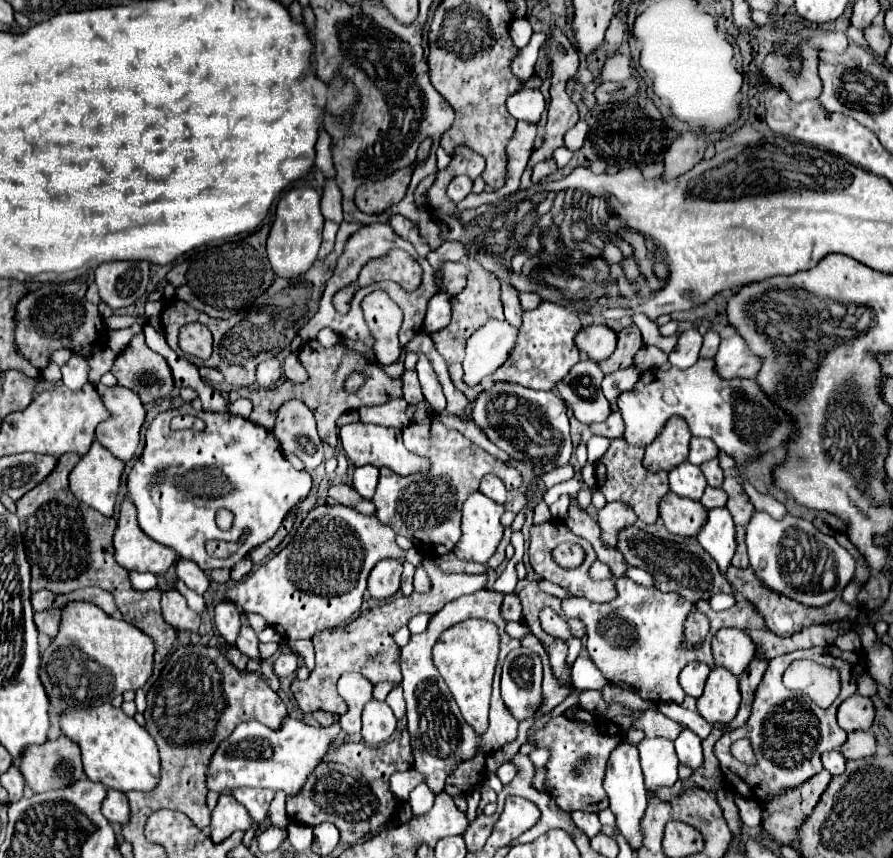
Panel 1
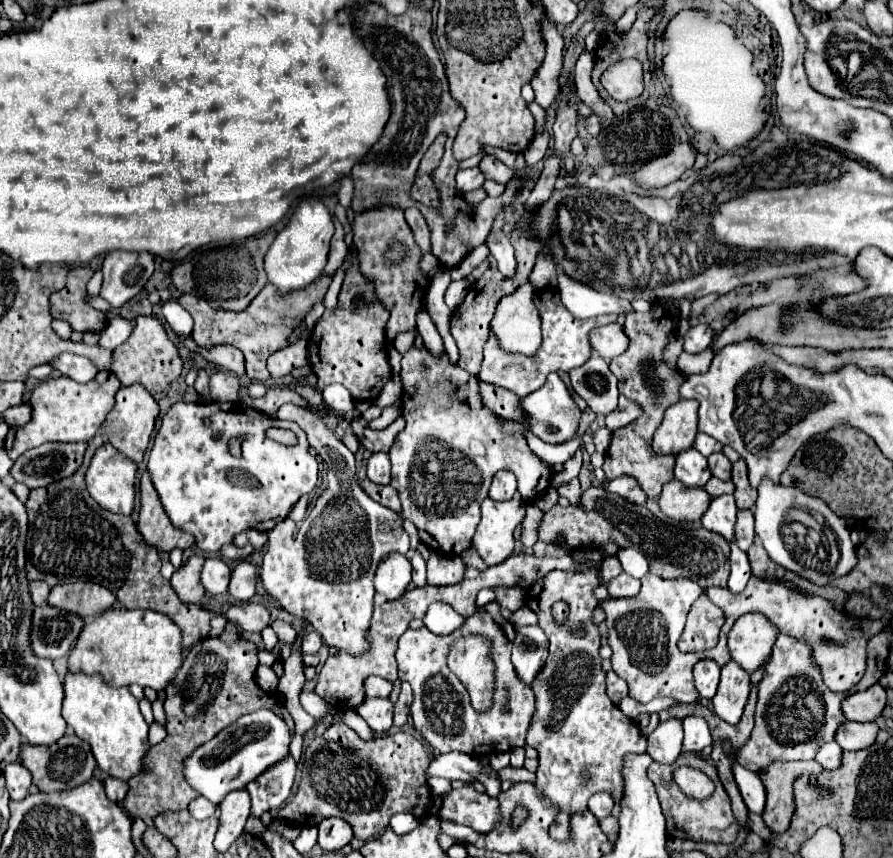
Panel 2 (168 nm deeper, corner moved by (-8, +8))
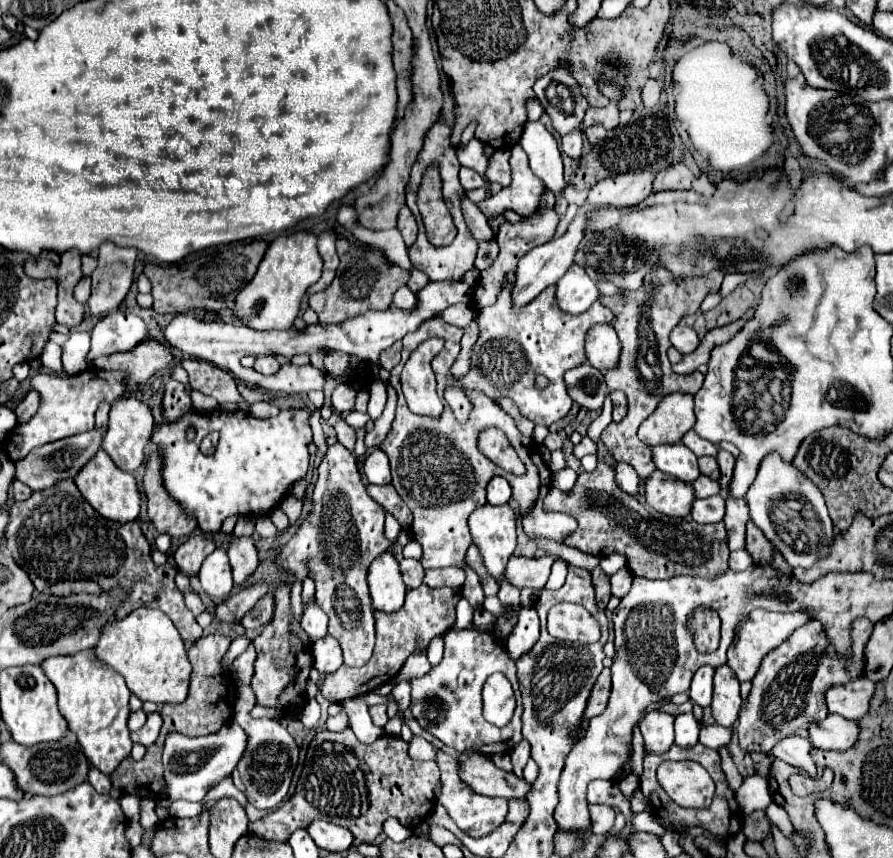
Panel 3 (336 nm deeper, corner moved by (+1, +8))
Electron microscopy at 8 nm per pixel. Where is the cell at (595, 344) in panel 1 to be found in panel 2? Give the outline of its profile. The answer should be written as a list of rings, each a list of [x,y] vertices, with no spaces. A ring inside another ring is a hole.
[[[612,322],[594,328],[590,332],[590,344],[606,362],[610,362],[612,358],[620,356],[628,348],[628,336],[624,334],[622,324]]]

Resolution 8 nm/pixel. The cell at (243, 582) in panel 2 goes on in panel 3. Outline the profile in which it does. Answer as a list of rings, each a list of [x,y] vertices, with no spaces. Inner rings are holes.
[[[231,536],[229,548],[227,548],[231,568],[233,568],[233,580],[235,584],[243,584],[249,574],[257,568],[257,548],[251,536]]]

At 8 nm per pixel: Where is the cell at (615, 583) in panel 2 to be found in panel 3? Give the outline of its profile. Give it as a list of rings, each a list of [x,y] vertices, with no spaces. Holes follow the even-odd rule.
[[[623,568],[623,570],[615,572],[615,574],[611,576],[611,590],[613,590],[613,596],[623,598],[623,596],[629,592],[629,588],[631,588],[631,580],[633,580],[631,570]]]

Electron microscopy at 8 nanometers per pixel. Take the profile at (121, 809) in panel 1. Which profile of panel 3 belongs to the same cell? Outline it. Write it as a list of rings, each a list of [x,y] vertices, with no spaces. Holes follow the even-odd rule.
[[[91,768],[89,770],[89,782],[91,782],[91,786],[95,788],[95,790],[99,790],[99,792],[111,792],[111,780],[109,780],[109,776],[107,774],[103,774],[101,770],[97,770],[97,768]]]

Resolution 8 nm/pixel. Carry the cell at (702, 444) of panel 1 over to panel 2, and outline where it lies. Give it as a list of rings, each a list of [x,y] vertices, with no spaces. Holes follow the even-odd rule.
[[[698,432],[696,442],[694,442],[694,448],[696,448],[700,454],[710,456],[710,454],[714,454],[714,452],[720,452],[720,450],[722,450],[722,444],[720,444],[718,440],[714,440],[712,436],[708,436],[708,434],[704,434],[704,432]]]

